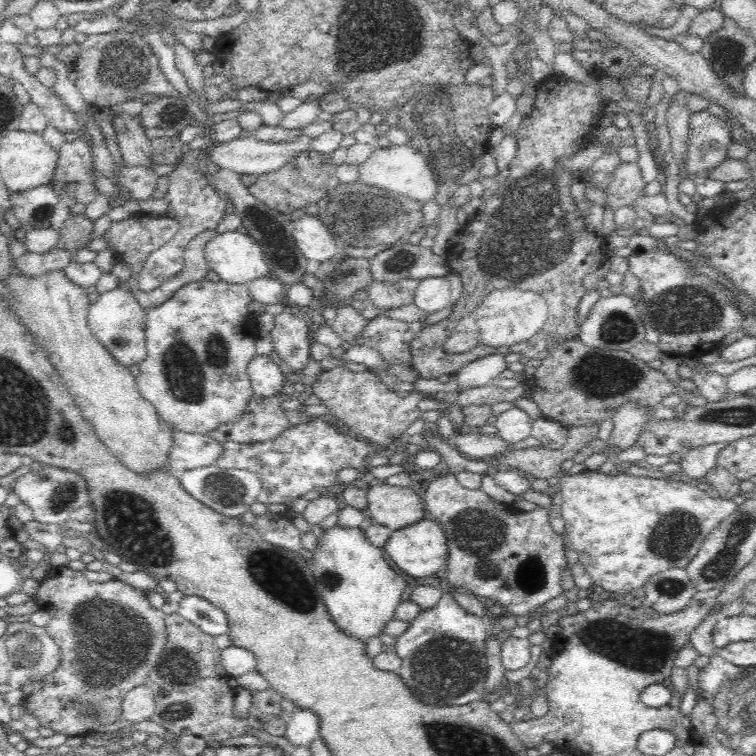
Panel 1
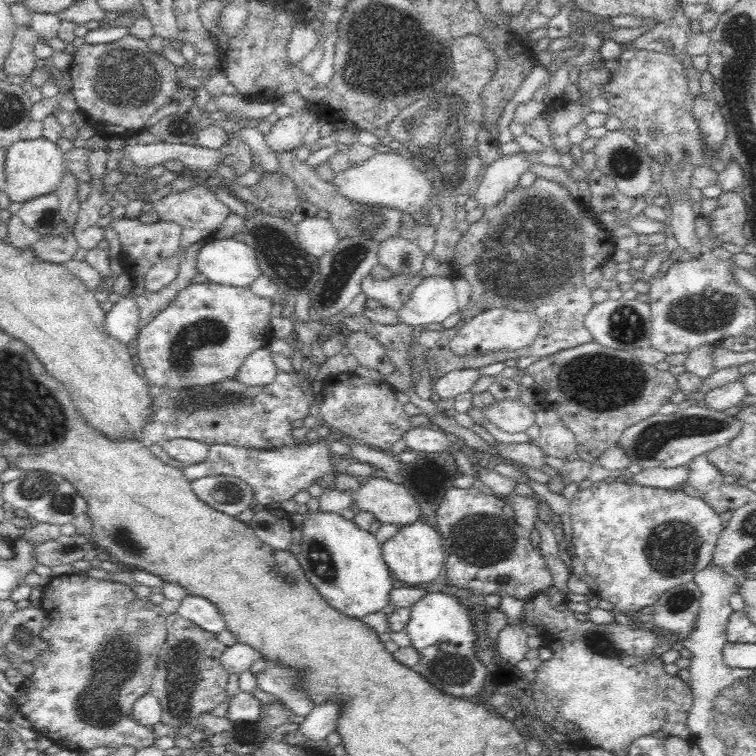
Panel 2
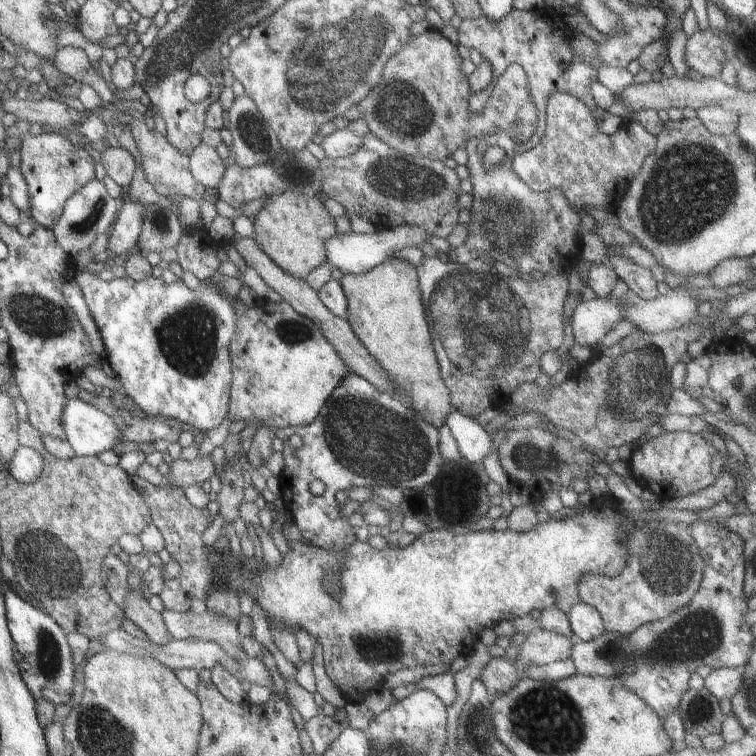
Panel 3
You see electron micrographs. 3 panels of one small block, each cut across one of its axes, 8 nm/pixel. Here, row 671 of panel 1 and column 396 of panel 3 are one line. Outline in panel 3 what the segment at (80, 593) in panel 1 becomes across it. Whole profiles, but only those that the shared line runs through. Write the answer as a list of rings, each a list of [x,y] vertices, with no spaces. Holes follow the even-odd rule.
[[[428,29],[418,36],[411,36],[406,47],[399,49],[399,52],[386,62],[382,72],[382,84],[378,84],[374,92],[370,92],[364,100],[356,104],[360,119],[364,120],[370,129],[368,136],[379,139],[386,147],[405,157],[426,158],[430,163],[434,160],[446,161],[458,148],[464,147],[469,139],[488,134],[496,126],[500,126],[500,129],[510,136],[518,136],[520,142],[529,140],[537,130],[537,114],[524,70],[518,64],[512,64],[498,78],[481,112],[472,113],[468,109],[469,80],[462,73],[461,60],[457,46],[446,40],[438,29]]]

